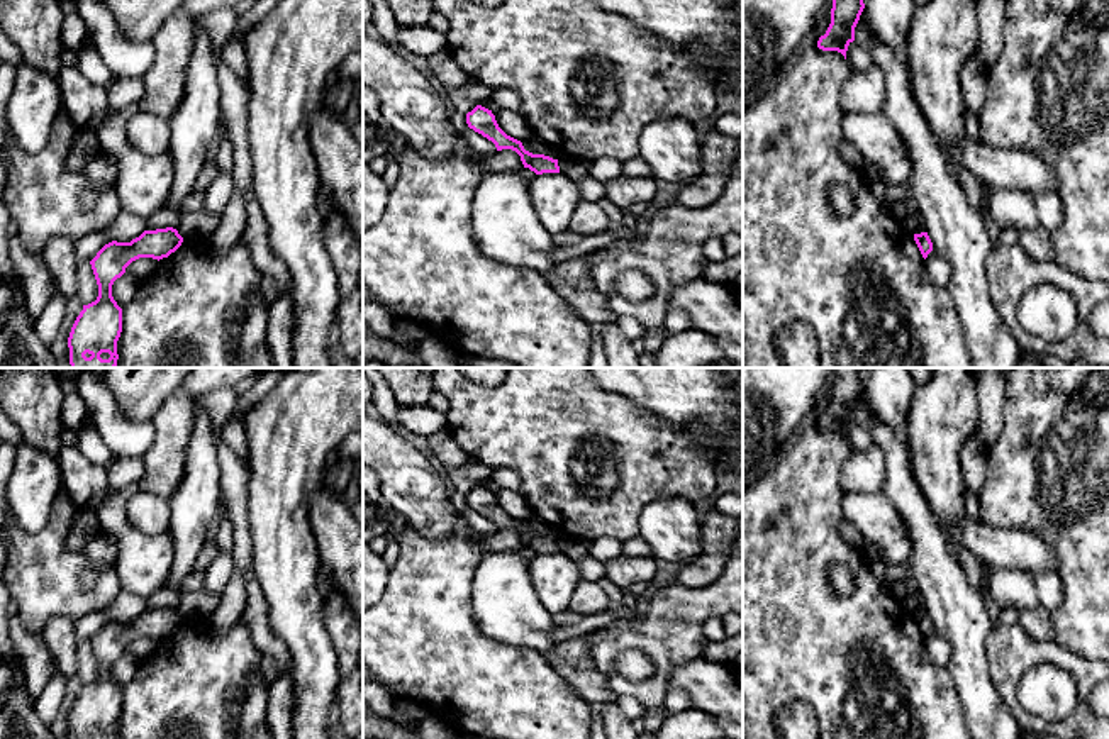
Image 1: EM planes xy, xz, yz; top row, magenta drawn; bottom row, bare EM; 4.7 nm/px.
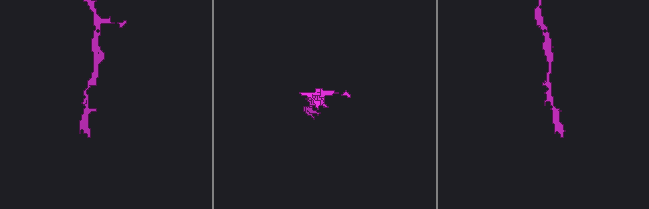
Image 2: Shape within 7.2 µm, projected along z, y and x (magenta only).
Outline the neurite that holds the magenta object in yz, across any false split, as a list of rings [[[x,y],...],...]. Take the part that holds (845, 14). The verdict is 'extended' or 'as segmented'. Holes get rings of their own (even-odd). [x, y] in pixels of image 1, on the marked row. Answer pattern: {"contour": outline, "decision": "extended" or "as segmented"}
{"contour": [[[833,0],[831,24],[826,34],[819,37],[817,47],[822,51],[838,51],[846,59],[846,51],[855,41],[855,27],[863,8],[863,0]]], "decision": "as segmented"}

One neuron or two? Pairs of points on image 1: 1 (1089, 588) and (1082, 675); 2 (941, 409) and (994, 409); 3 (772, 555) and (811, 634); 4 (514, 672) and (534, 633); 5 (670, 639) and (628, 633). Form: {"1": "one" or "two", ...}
{"1": "two", "2": "two", "3": "one", "4": "two", "5": "one"}

